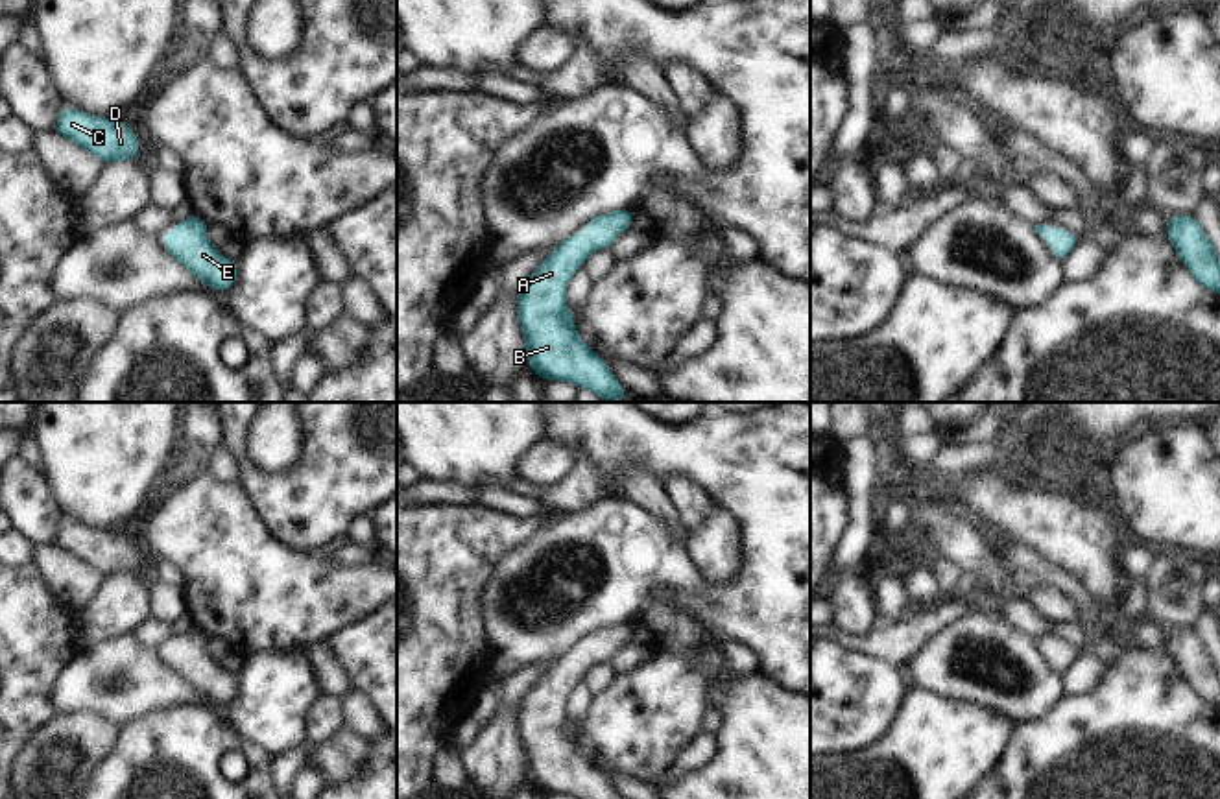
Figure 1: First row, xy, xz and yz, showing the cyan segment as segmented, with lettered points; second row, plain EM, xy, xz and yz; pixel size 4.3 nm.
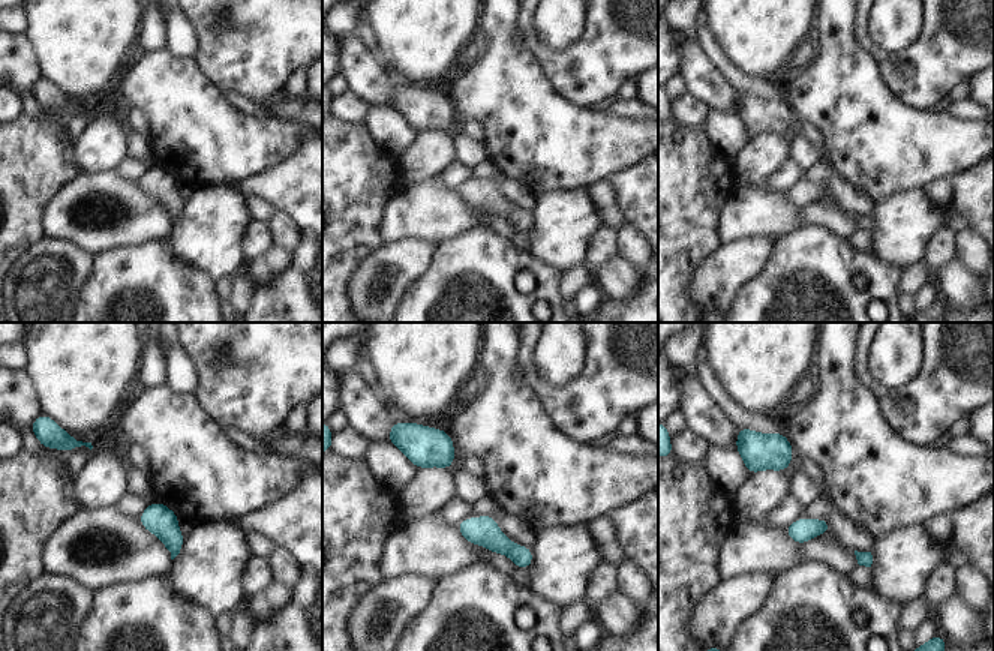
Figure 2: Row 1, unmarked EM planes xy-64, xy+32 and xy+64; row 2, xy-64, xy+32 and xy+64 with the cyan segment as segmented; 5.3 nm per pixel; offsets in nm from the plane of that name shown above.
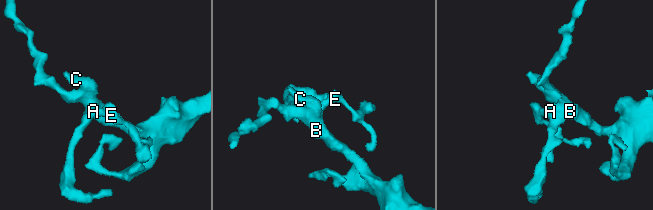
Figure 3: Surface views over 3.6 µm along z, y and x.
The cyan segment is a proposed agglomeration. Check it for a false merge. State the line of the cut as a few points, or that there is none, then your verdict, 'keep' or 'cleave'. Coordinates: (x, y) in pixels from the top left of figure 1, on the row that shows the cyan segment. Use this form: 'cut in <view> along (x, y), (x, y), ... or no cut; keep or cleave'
no cut; keep

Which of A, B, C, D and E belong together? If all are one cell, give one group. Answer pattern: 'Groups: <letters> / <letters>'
Groups: A B C D E.

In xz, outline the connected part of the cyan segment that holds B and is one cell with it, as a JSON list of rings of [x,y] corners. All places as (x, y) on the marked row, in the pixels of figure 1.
[[[633,209],[592,216],[587,231],[565,238],[517,295],[519,327],[533,375],[589,388],[605,402],[620,402],[628,389],[615,380],[602,358],[583,345],[565,303],[565,288],[589,253],[607,251],[631,221]]]

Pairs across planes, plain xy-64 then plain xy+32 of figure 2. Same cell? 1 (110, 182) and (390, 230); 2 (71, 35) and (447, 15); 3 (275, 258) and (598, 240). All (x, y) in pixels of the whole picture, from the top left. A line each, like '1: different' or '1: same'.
1: same
2: same
3: different

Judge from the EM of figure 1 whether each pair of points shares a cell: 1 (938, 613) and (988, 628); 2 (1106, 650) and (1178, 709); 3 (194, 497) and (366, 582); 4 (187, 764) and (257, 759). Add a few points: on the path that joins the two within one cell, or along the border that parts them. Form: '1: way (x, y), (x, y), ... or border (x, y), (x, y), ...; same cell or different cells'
1: border (968, 611), (923, 643); different cells
2: border (1117, 646), (1117, 654), (1106, 665); different cells
3: way (237, 539), (283, 585), (323, 585); same cell
4: way (203, 748), (207, 744), (240, 744); same cell

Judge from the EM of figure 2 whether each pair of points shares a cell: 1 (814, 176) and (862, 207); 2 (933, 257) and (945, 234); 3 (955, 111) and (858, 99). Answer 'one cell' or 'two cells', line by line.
1: one cell
2: one cell
3: two cells

